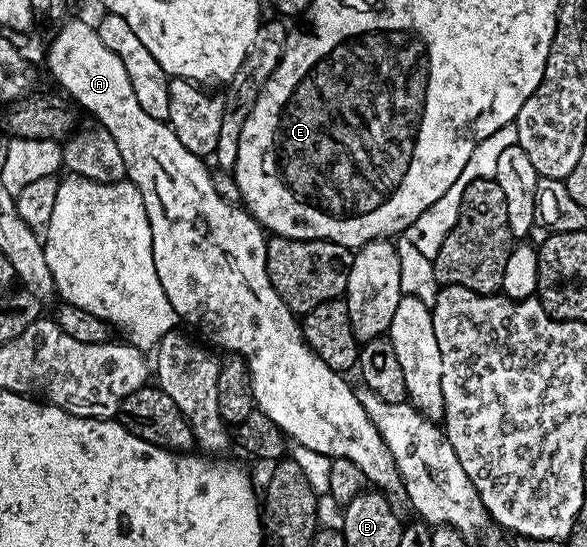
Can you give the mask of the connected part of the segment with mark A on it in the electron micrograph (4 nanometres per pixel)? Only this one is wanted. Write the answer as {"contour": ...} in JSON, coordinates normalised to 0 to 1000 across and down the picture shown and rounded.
{"contour":[[[123,35],[99,49],[107,48],[94,60],[92,73],[78,93],[78,115],[85,121],[94,148],[107,159],[104,165],[135,197],[140,194],[150,208],[160,210],[158,223],[175,232],[204,271],[204,287],[211,287],[215,327],[228,335],[232,346],[239,346],[239,360],[252,389],[266,506],[273,506],[273,521],[305,585],[332,598],[353,620],[344,618],[353,629],[366,627],[368,633],[380,634],[385,645],[412,654],[426,684],[434,746],[460,762],[489,804],[557,832],[562,841],[600,843],[600,850],[613,857],[618,878],[632,892],[649,898],[659,909],[690,907],[692,896],[675,846],[668,843],[668,832],[661,828],[661,817],[654,814],[647,792],[634,777],[605,709],[589,702],[588,684],[566,676],[521,629],[503,570],[494,567],[477,536],[470,536],[453,490],[455,424],[426,395],[424,386],[404,369],[390,371],[371,351],[371,342],[358,322],[359,307],[344,300],[349,298],[346,285],[320,280],[320,272],[307,265],[307,250],[300,250],[288,223],[252,214],[252,207],[245,207],[239,185],[232,185],[232,170],[225,165],[225,148],[218,148],[211,117],[204,104],[198,104],[198,97],[191,97],[191,90],[184,90],[184,82],[177,82],[177,75],[170,75],[165,48],[158,40]]]}

